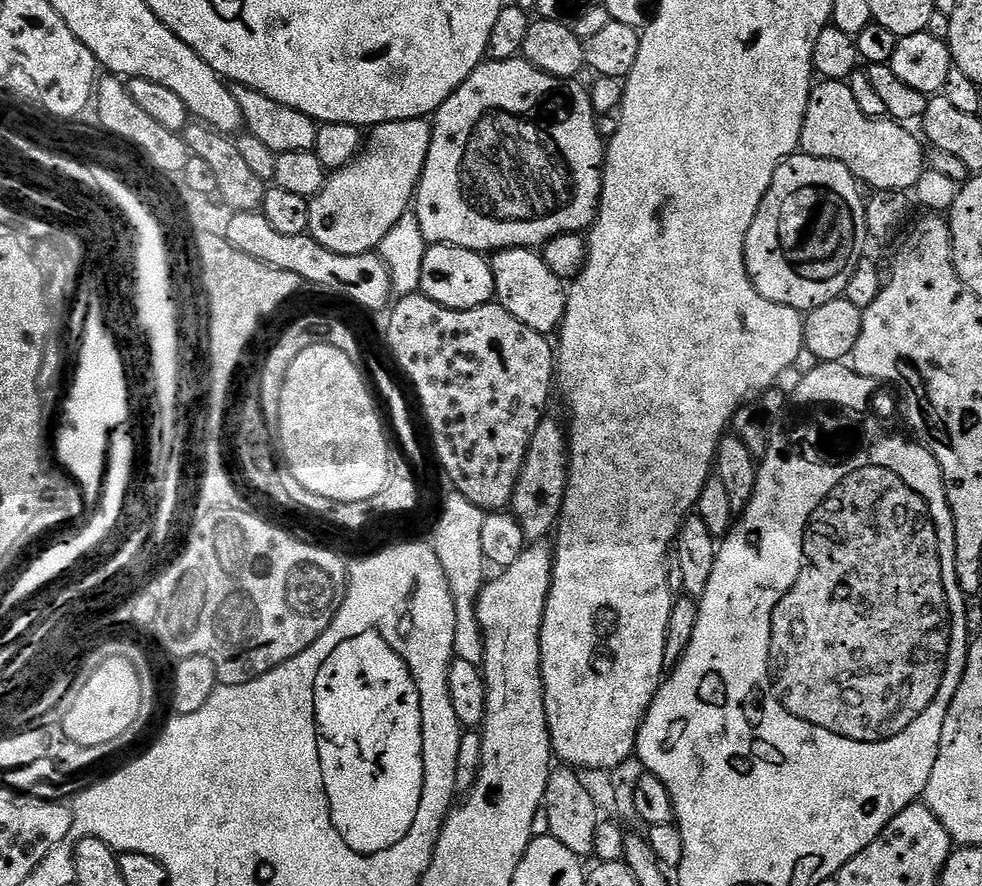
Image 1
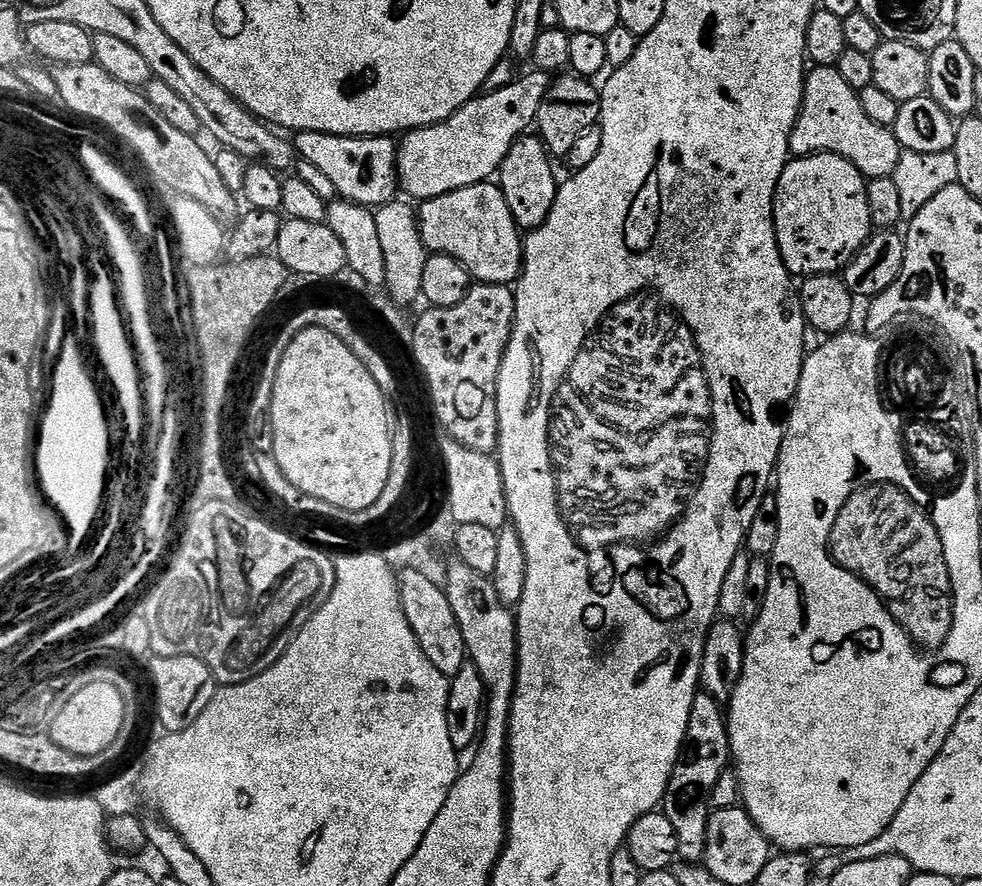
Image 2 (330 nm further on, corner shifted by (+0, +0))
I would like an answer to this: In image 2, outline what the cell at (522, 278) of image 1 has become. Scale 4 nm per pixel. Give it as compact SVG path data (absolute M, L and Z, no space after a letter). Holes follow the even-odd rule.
M485 182L476 185L466 186L464 189L454 190L452 193L442 194L441 197L430 198L423 201L418 208L418 223L420 229L420 236L424 241L424 247L429 253L439 254L442 256L449 256L458 262L462 262L462 266L466 266L466 270L472 275L473 281L482 284L507 284L509 286L515 285L520 278L520 270L524 266L524 241L522 239L522 230L514 222L514 218L510 214L510 206L506 206L506 198L502 194L499 183Z

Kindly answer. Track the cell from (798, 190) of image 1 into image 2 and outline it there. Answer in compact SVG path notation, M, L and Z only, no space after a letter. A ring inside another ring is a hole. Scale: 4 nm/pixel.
M829 152L789 159L782 170L782 178L778 178L772 203L772 221L782 262L792 277L831 276L847 268L848 263L856 257L860 247L874 232L867 201L868 183L850 161Z

